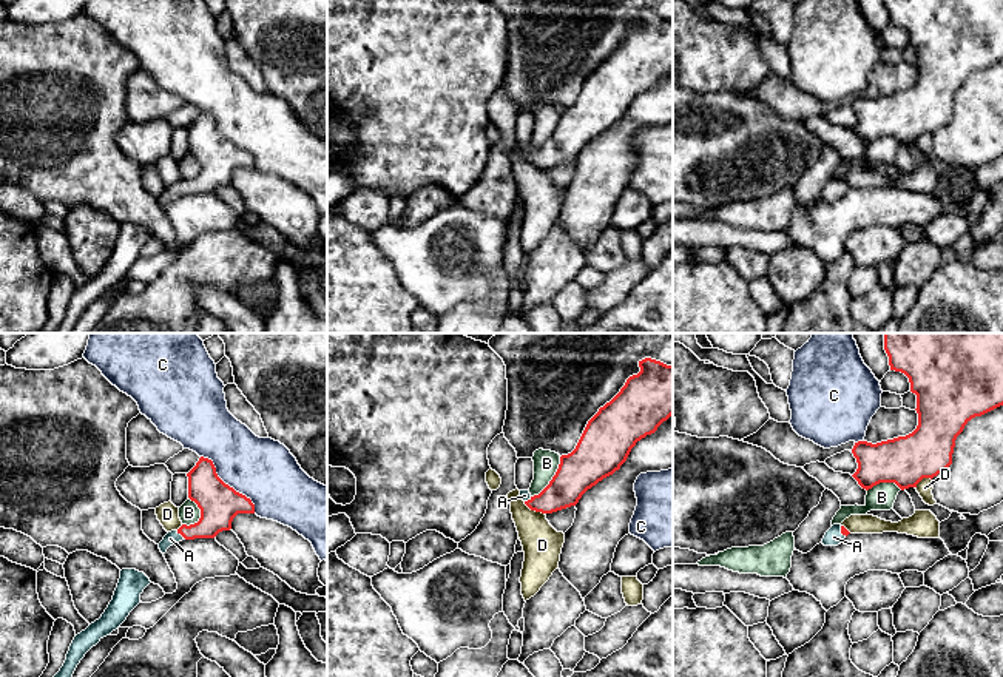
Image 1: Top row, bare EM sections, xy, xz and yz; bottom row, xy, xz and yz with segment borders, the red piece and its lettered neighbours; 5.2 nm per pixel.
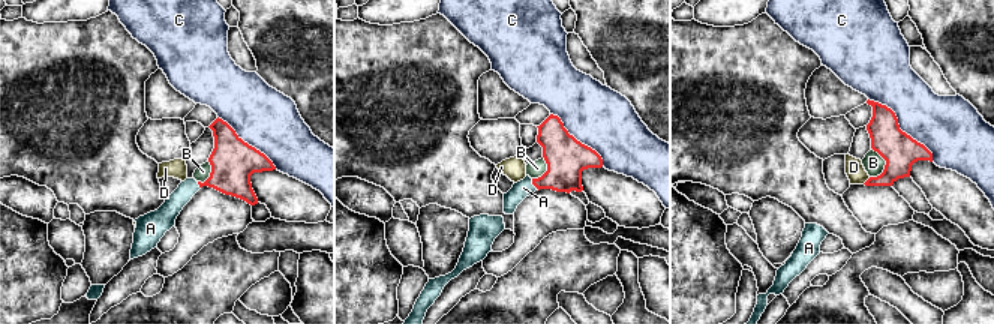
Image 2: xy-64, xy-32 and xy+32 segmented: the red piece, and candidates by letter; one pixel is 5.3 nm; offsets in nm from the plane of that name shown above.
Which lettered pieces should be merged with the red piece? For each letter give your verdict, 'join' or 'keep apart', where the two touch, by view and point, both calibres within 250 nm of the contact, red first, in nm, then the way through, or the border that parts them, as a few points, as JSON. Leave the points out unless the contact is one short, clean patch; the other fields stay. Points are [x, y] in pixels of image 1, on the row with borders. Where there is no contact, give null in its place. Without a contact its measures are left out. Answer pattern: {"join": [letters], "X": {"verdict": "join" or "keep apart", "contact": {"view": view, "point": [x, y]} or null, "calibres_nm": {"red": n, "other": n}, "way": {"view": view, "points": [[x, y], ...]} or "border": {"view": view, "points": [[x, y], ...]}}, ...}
{"join": ["A"], "A": {"verdict": "join", "contact": {"view": "xy", "point": [181, 534]}, "calibres_nm": {"red": 200, "other": 70}, "way": {"view": "xy", "points": [[218, 503], [196, 531], [181, 534], [170, 538]]}}, "B": {"verdict": "keep apart", "contact": {"view": "xz", "point": [553, 478]}, "calibres_nm": {"red": 220, "other": 130}}, "C": {"verdict": "keep apart", "contact": {"view": "xy", "point": [227, 485]}, "calibres_nm": {"red": 200, "other": 320}}, "D": {"verdict": "keep apart", "contact": {"view": "xz", "point": [534, 509]}, "calibres_nm": {"red": 190, "other": 200}}}

